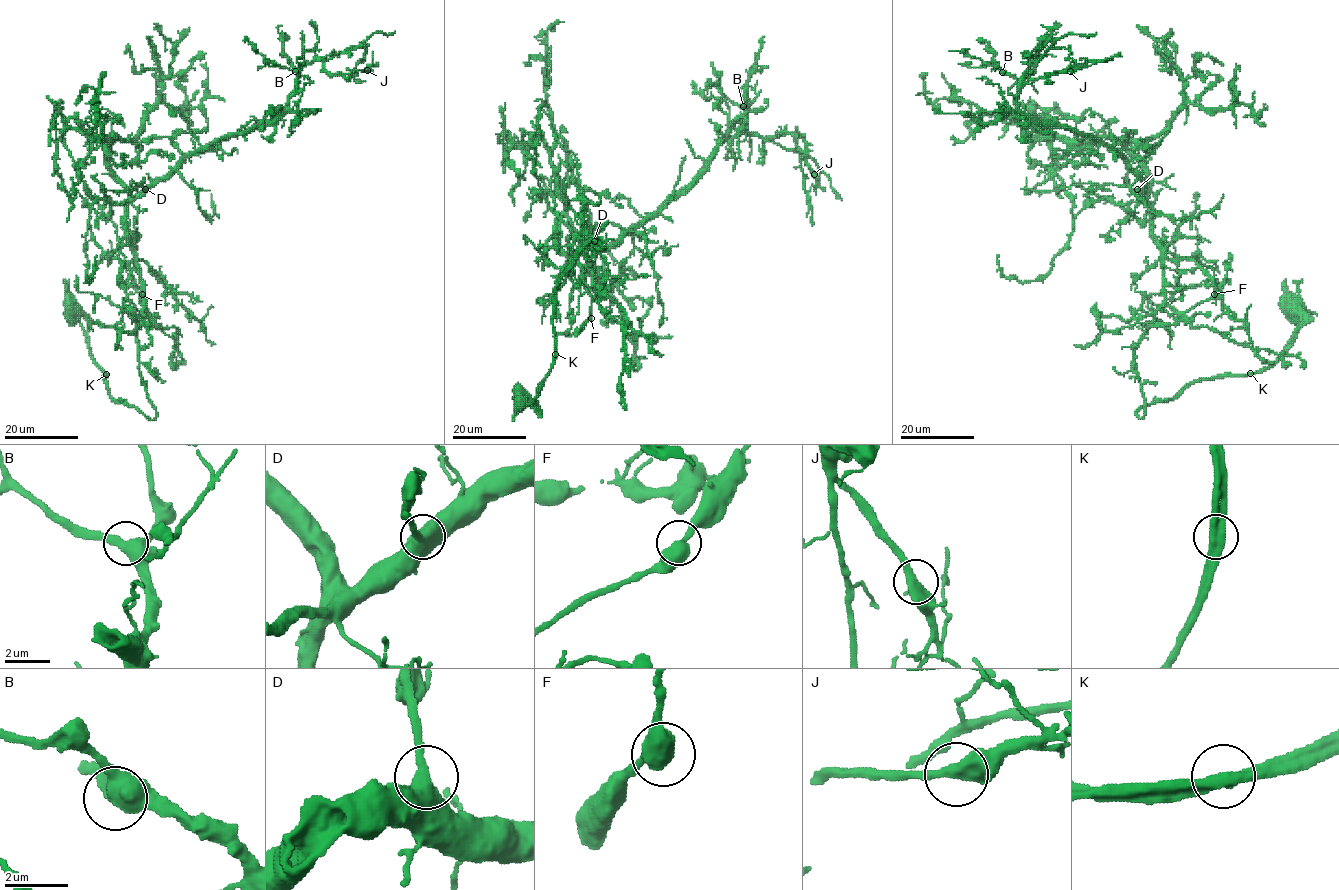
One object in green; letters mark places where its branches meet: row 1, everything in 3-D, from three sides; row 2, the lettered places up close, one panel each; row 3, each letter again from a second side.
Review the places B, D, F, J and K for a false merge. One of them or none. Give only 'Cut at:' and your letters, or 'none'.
Cut at: K

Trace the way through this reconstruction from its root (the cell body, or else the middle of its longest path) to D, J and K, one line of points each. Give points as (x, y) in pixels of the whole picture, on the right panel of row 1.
D: (1295, 312), (1296, 336), (1271, 365), (1196, 379), (1140, 418), (1133, 350), (1165, 279), (1137, 189)
J: (1295, 312), (1271, 365), (1136, 414), (1164, 253), (1127, 163), (1019, 108), (1035, 61), (1031, 79), (1070, 71)
K: (1295, 312), (1293, 314), (1301, 319), (1296, 336), (1271, 365), (1250, 373)

